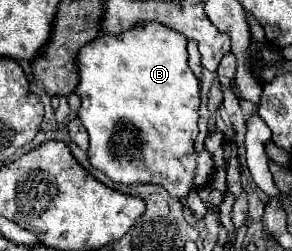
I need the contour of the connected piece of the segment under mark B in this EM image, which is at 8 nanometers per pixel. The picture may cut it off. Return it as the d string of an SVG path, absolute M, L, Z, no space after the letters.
M140 24L140 28L130 28L128 32L120 32L120 36L102 34L80 48L76 64L80 80L74 92L82 100L78 118L90 136L88 158L94 168L124 186L160 184L176 198L186 196L192 186L200 188L210 180L214 170L210 154L194 152L200 86L188 68L186 38L180 32L164 24Z

